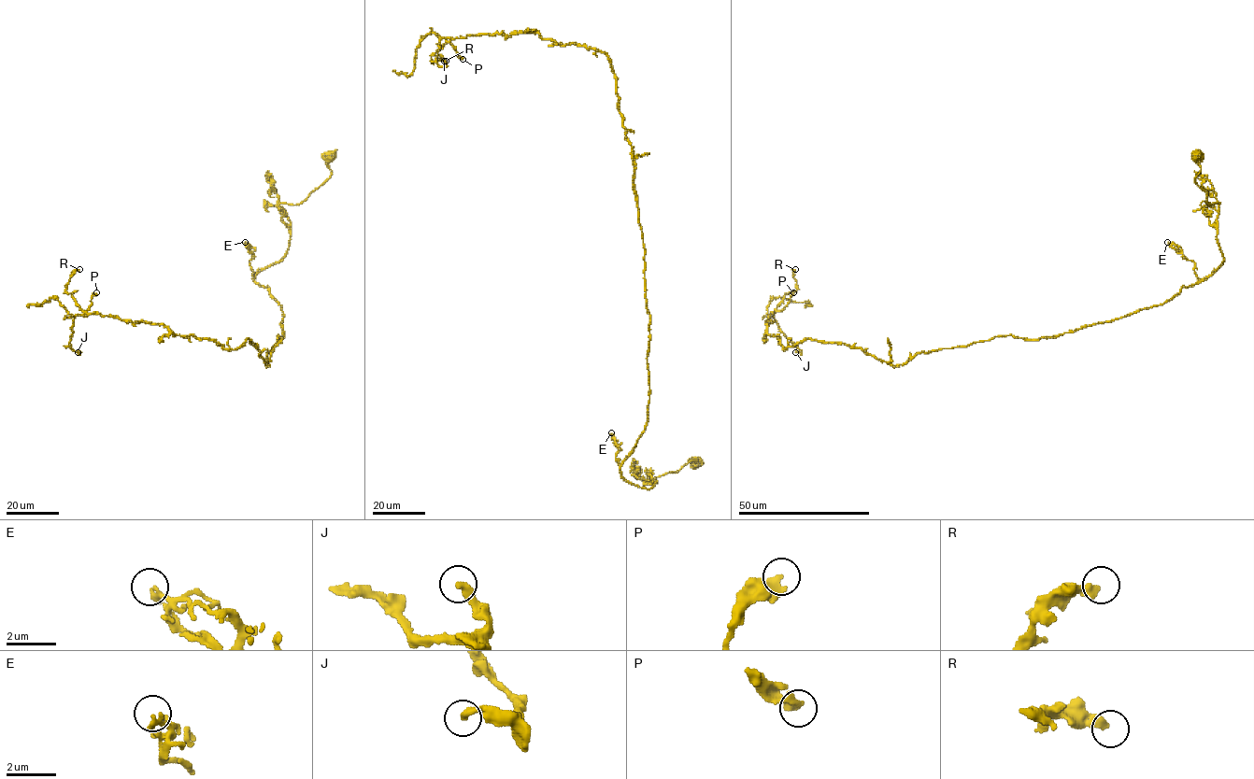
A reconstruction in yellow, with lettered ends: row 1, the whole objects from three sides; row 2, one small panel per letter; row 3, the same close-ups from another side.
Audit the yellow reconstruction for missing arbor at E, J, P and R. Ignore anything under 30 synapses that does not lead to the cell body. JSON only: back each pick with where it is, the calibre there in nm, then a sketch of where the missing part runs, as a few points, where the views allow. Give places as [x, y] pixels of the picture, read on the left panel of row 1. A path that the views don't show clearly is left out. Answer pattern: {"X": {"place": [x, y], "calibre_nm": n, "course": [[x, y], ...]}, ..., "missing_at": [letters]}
{"missing_at": []}

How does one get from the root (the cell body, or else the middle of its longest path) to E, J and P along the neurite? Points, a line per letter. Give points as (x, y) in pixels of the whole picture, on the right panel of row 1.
E: (1196, 156), (1195, 182), (1210, 205), (1218, 203), (1223, 261), (1200, 279), (1194, 263), (1167, 242)
J: (1196, 156), (1223, 261), (1161, 304), (895, 365), (844, 344), (784, 349), (773, 313), (795, 352)
P: (1196, 156), (1223, 261), (1161, 304), (892, 365), (844, 344), (784, 349), (766, 324), (793, 292)

